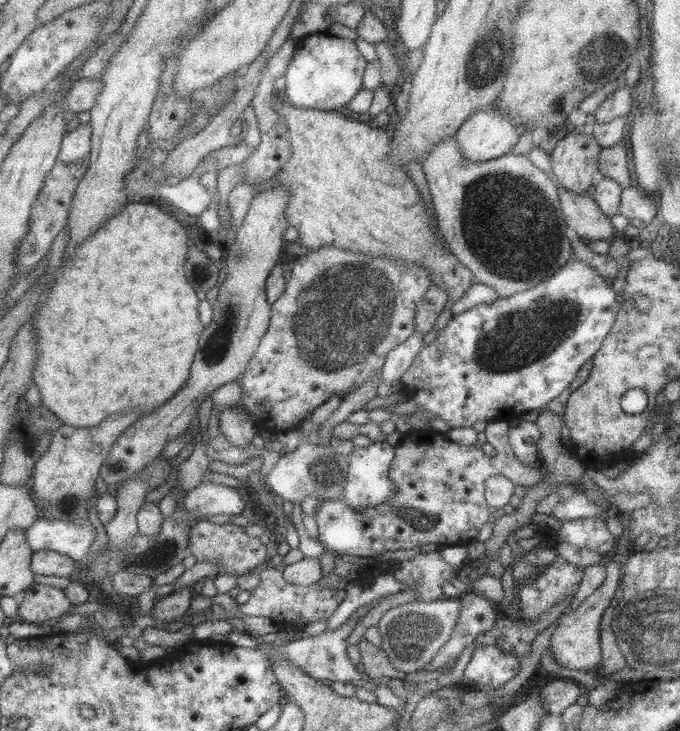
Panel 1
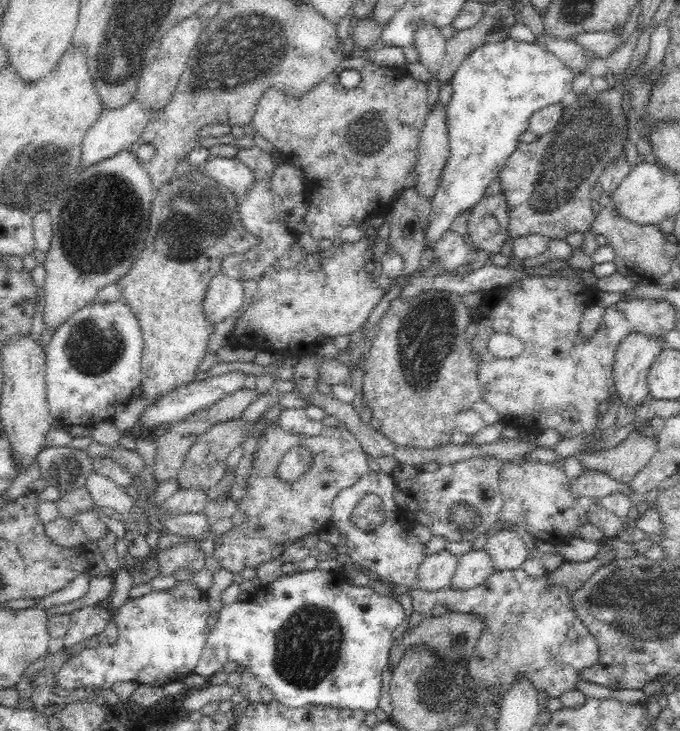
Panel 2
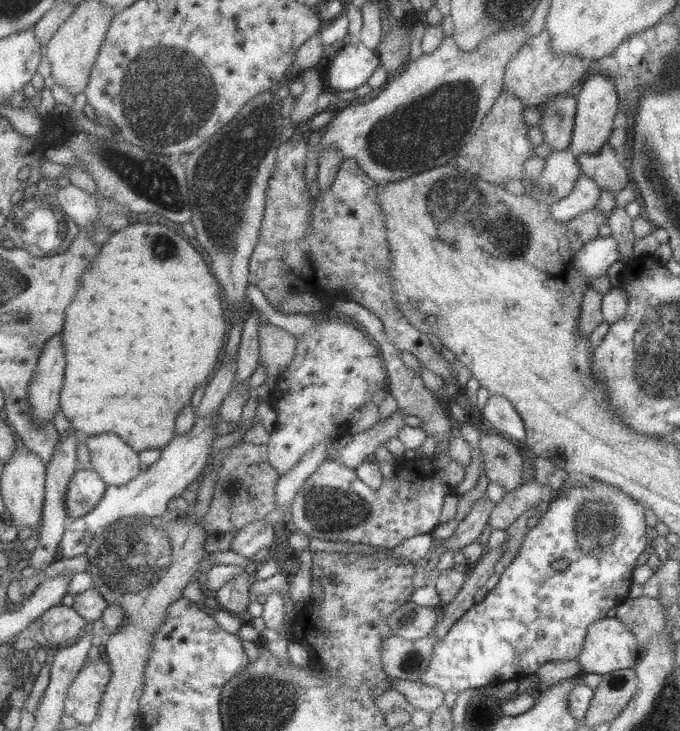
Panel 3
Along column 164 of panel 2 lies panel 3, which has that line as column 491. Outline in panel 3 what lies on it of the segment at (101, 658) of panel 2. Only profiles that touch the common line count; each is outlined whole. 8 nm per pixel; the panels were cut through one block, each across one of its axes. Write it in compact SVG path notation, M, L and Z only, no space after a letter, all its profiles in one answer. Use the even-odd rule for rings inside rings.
M587 476L579 477L571 486L567 486L567 488L562 487L557 493L558 495L548 502L547 510L538 515L538 523L532 528L527 529L527 533L523 536L519 549L511 562L509 562L507 568L501 572L497 584L491 590L488 590L483 600L475 603L467 612L463 613L463 616L458 618L450 626L448 633L443 638L434 643L427 670L421 675L419 681L429 686L436 686L443 692L449 690L457 692L457 694L467 690L467 688L486 687L491 684L499 685L506 680L519 682L522 677L533 675L545 662L575 659L584 643L588 626L592 622L605 617L605 614L609 612L609 608L618 605L627 597L627 590L629 590L632 584L633 566L636 564L637 557L643 551L648 550L650 544L649 538L645 537L645 530L647 530L645 526L645 506L633 497L630 497L627 493L617 489L616 486L605 484L596 478ZM556 560L566 560L567 568L561 570L561 572L553 570L551 566Z

